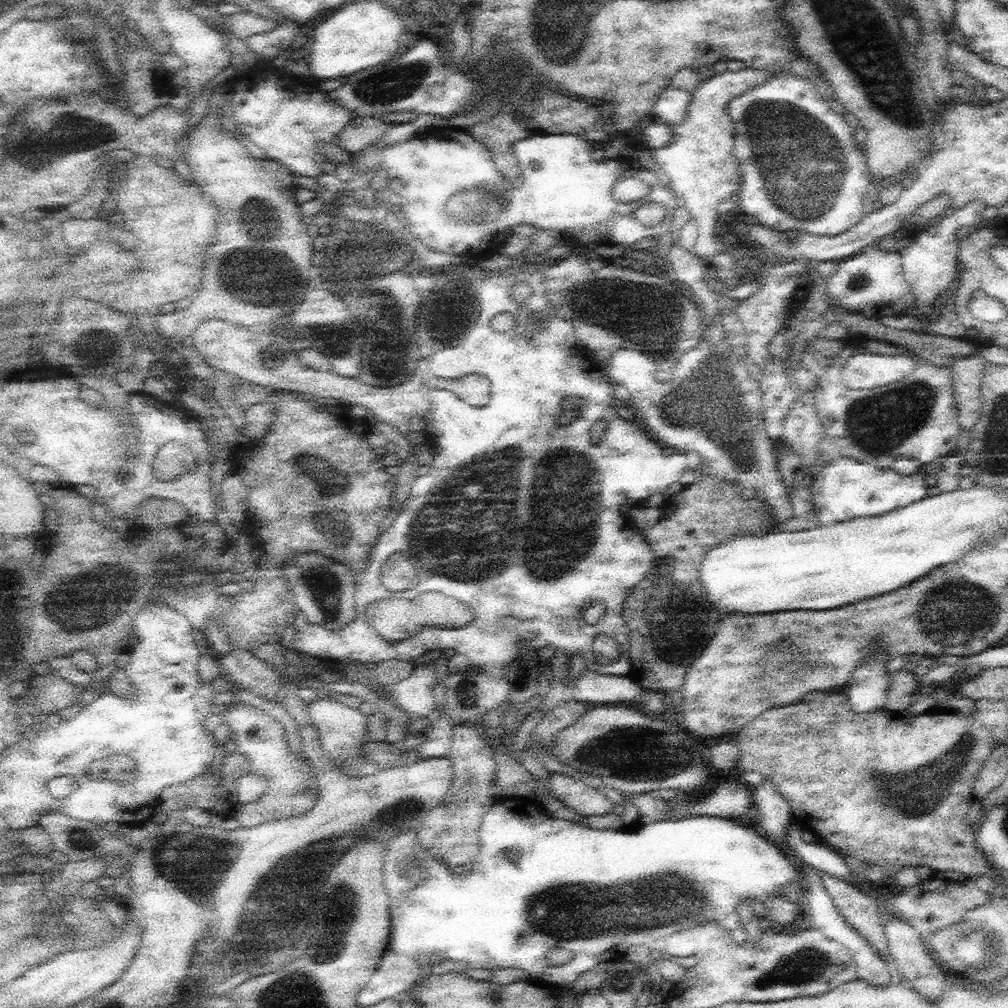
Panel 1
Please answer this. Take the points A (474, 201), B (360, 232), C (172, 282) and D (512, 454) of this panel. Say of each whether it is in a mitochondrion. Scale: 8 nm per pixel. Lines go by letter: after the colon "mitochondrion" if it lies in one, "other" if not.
A: mitochondrion
B: mitochondrion
C: other
D: mitochondrion

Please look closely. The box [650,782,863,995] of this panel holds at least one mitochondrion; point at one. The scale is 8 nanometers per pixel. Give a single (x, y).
(805, 965)

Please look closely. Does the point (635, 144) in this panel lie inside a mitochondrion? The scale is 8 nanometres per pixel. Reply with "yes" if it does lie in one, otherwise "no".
no

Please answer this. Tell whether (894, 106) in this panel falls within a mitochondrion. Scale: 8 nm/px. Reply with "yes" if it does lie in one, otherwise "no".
yes

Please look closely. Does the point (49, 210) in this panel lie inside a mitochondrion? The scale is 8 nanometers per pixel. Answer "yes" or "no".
no

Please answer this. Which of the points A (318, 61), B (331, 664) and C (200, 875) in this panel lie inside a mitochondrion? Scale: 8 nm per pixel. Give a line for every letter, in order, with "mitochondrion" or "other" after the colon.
A: other
B: other
C: mitochondrion

